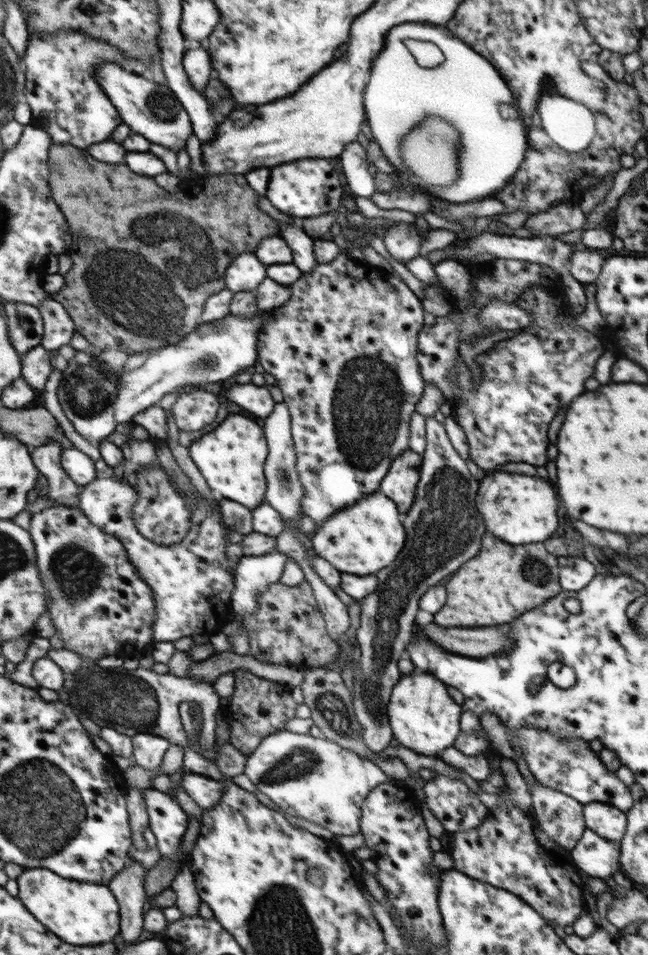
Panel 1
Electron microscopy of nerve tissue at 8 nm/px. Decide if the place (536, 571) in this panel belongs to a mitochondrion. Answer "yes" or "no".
yes

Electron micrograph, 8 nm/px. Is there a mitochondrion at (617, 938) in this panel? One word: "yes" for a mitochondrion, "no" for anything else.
no

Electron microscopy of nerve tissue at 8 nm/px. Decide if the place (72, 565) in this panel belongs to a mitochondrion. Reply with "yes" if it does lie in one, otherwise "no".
yes

